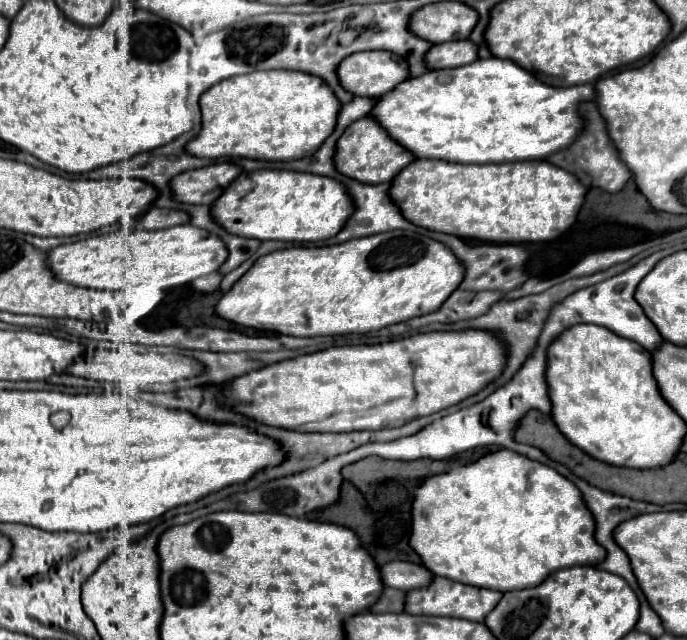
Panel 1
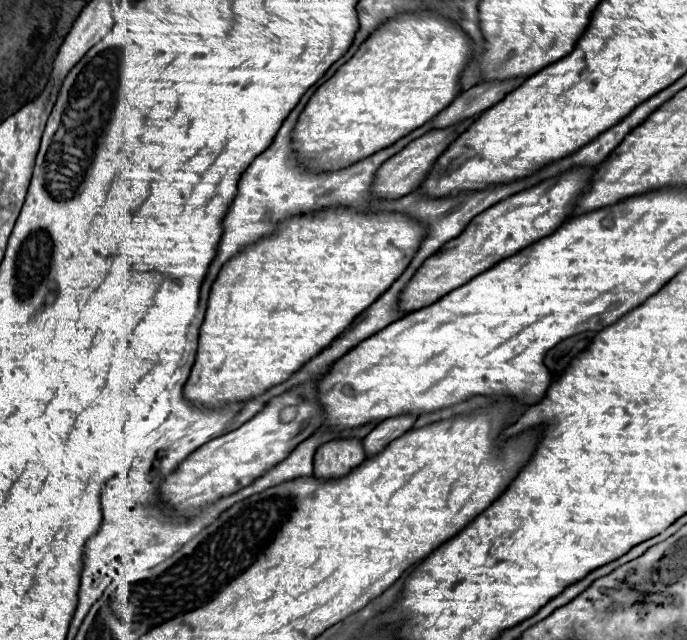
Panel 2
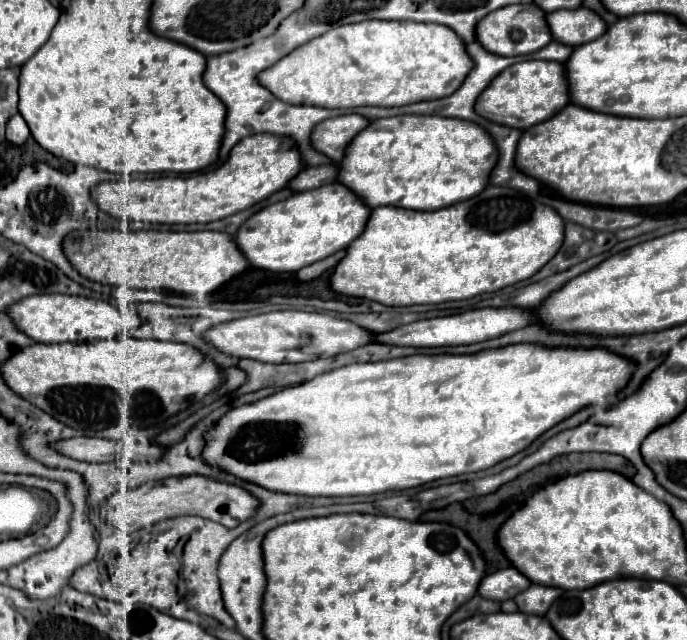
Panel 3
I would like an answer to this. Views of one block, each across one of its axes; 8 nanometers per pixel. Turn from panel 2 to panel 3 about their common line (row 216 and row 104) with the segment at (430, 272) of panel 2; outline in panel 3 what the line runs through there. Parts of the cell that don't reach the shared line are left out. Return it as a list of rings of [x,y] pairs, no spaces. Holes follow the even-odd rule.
[[[524,60],[500,72],[488,84],[488,88],[478,96],[474,110],[476,114],[480,114],[490,122],[516,128],[516,130],[526,130],[554,116],[554,112],[560,112],[560,108],[564,108],[568,102],[570,102],[568,84],[566,84],[564,68],[560,62]]]

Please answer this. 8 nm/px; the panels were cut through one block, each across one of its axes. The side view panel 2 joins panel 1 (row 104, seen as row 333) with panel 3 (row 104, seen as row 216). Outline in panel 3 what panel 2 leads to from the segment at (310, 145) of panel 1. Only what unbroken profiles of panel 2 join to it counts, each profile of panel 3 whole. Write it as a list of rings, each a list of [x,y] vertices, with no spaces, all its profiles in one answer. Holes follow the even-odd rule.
[[[366,20],[334,28],[258,74],[258,82],[292,106],[406,106],[456,92],[472,68],[462,40],[446,26]]]

